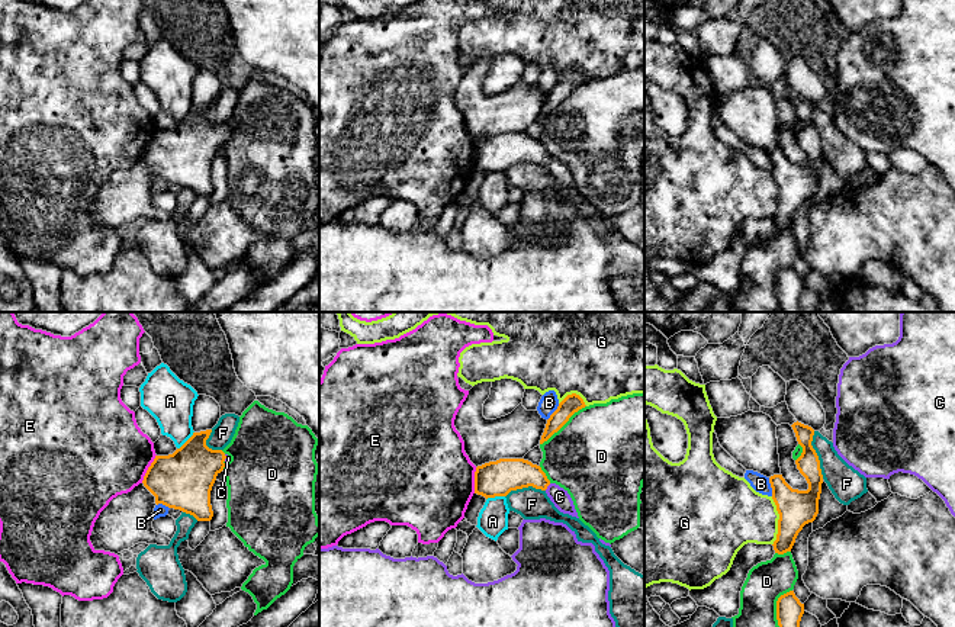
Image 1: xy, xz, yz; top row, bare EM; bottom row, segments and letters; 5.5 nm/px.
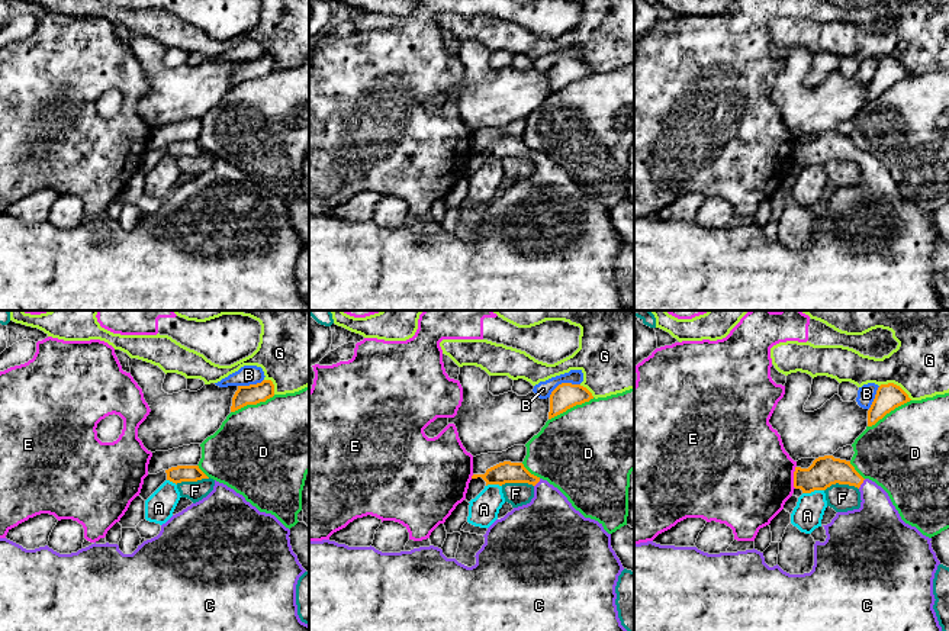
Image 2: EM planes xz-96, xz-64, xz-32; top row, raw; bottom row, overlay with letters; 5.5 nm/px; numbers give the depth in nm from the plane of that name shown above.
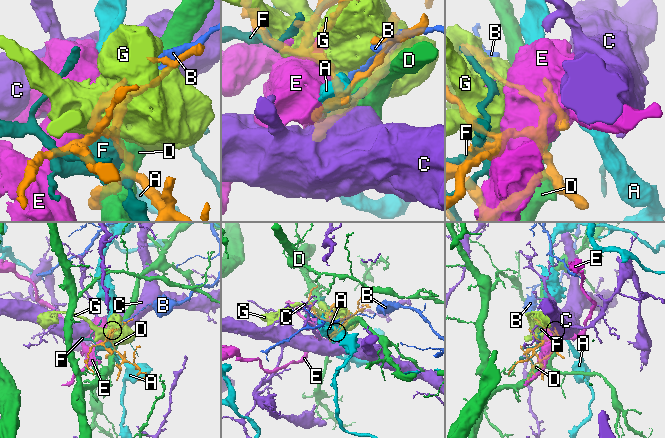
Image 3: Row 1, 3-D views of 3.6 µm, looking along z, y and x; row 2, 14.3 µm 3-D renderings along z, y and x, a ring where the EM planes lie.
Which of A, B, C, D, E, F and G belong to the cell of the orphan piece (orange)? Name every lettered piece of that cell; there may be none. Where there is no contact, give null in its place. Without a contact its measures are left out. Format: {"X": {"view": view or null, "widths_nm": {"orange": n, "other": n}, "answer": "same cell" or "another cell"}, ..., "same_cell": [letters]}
{"A": {"view": "xy", "widths_nm": {"orange": 320, "other": 260}, "answer": "another cell"}, "B": {"view": "yz", "widths_nm": {"orange": 200, "other": 100}, "answer": "another cell"}, "C": {"view": "xz", "widths_nm": {"orange": 190, "other": 100}, "answer": "same cell"}, "D": {"view": "xz", "widths_nm": {"orange": 100, "other": 500}, "answer": "another cell"}, "E": {"view": "xy", "widths_nm": {"orange": 320, "other": 460}, "answer": "another cell"}, "F": {"view": "yz", "widths_nm": {"orange": 130, "other": 190}, "answer": "another cell"}, "G": {"view": "yz", "widths_nm": {"orange": 200, "other": 360}, "answer": "another cell"}, "same_cell": ["C"]}

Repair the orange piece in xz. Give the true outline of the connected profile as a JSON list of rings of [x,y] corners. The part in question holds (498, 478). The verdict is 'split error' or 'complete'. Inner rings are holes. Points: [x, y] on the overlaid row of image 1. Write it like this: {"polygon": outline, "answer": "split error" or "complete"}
{"polygon": [[[499,459],[478,466],[475,472],[475,493],[486,499],[528,486],[544,491],[560,512],[579,518],[567,491],[552,483],[541,467],[528,460]]], "answer": "split error"}

